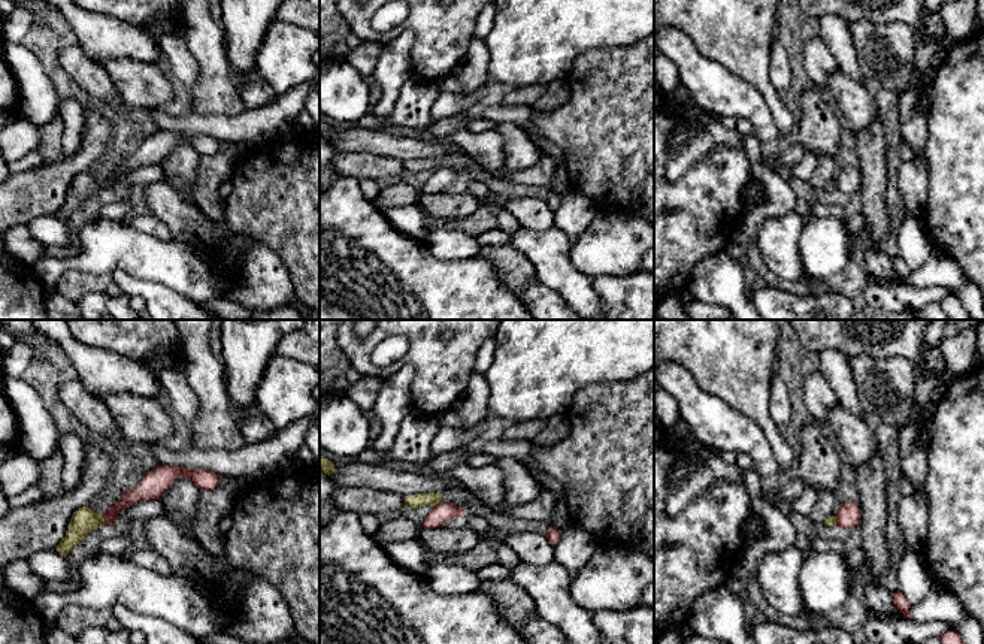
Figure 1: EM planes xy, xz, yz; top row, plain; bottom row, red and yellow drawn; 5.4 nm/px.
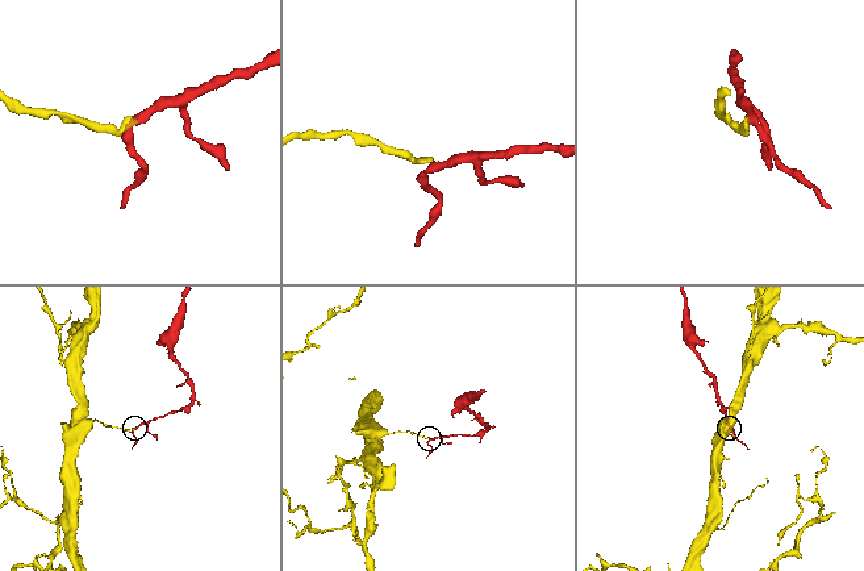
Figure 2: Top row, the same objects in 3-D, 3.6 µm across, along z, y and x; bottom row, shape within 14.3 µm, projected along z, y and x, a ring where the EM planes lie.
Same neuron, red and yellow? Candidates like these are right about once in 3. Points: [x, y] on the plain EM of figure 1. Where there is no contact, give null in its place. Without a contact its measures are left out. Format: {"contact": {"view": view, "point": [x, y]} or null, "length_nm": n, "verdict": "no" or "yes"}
{"contact": {"view": "xy", "point": [105, 186]}, "length_nm": 70, "verdict": "no"}

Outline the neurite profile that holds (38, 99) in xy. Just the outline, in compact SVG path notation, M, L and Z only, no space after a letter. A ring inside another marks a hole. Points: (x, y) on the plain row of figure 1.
M4 43L4 60L15 78L19 109L37 129L57 117L58 97L39 58L21 43Z

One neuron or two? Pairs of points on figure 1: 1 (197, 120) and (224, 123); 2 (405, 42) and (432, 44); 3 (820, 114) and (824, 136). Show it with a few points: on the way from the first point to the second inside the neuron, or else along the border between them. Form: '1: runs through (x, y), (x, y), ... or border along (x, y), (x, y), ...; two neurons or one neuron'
1: runs through (203, 123), (218, 123); one neuron
2: border along (405, 30), (414, 35), (409, 51), (414, 76); two neurons
3: runs through (820, 120), (820, 130); one neuron

